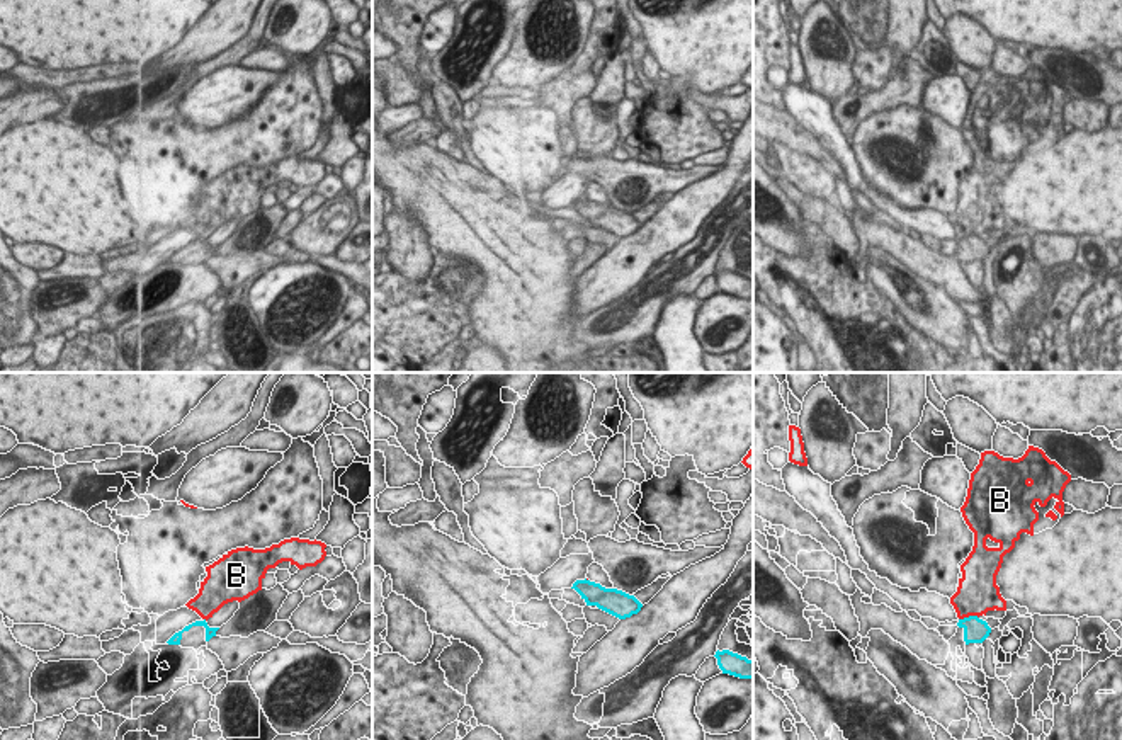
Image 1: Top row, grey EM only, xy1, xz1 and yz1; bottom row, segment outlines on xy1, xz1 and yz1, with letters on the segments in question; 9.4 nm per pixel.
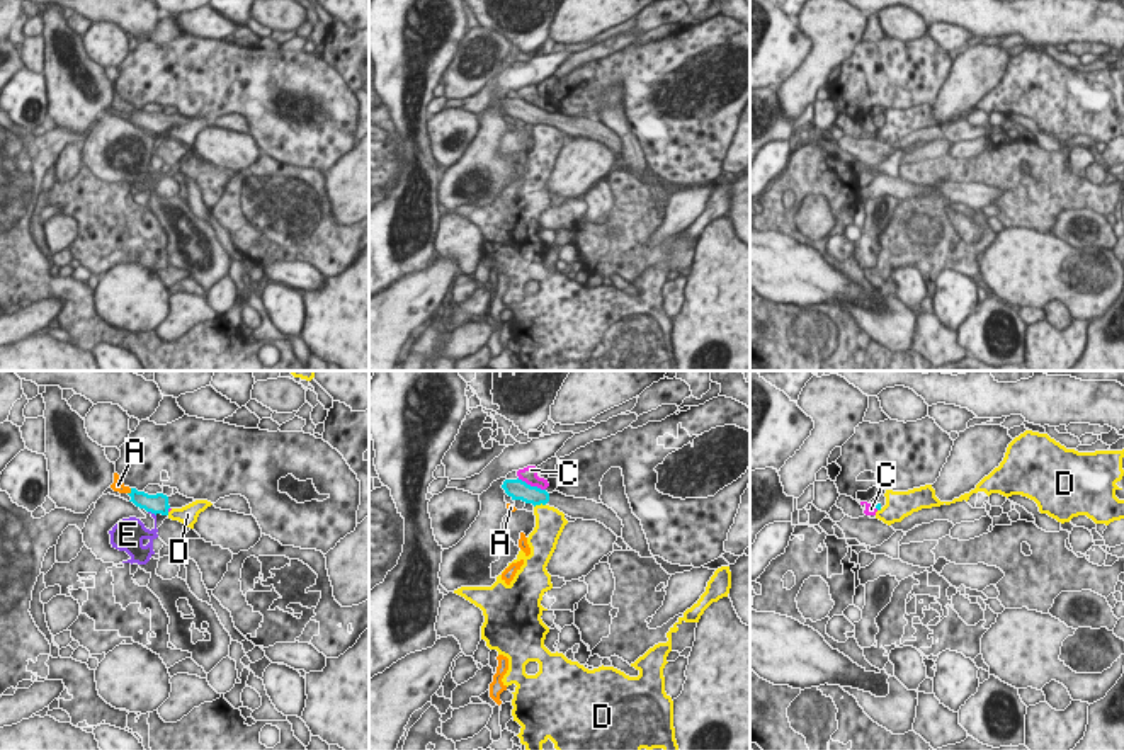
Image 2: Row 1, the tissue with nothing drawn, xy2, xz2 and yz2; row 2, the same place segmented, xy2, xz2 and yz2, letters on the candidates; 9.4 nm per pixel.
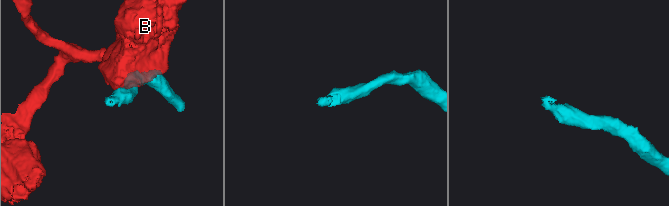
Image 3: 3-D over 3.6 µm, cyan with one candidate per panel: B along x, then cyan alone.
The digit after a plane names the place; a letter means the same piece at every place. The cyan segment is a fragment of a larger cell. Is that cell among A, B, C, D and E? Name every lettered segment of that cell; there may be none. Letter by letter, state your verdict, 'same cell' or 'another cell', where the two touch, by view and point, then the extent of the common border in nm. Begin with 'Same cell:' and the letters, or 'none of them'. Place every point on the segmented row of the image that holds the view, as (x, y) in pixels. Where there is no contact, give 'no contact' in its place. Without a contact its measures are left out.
Same cell: none of them
A: another cell; meets cyan in xy2 at (131, 492); contact 70 nm long
B: another cell; meets cyan in yz1 at (969, 616); contact 190 nm long
C: another cell; meets cyan in xz2 at (529, 485); contact 300 nm long
D: another cell; meets cyan in xz2 at (539, 504); contact 120 nm long
E: another cell; meets cyan in xy2 at (152, 512); contact 100 nm long

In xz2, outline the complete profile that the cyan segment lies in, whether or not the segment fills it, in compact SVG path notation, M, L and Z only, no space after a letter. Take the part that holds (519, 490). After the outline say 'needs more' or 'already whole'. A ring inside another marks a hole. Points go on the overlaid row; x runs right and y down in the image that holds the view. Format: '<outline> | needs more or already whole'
M505 480L502 488L512 500L522 500L525 503L549 505L563 512L571 519L597 520L610 529L617 537L622 536L622 520L617 514L604 503L597 503L587 498L566 497L559 491L548 493L537 486L531 486L522 480Z | needs more

